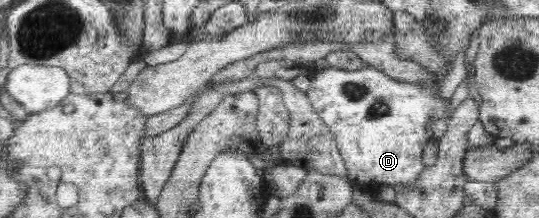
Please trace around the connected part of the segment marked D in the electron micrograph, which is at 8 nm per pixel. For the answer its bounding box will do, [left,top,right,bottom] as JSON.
[305,65,452,186]

